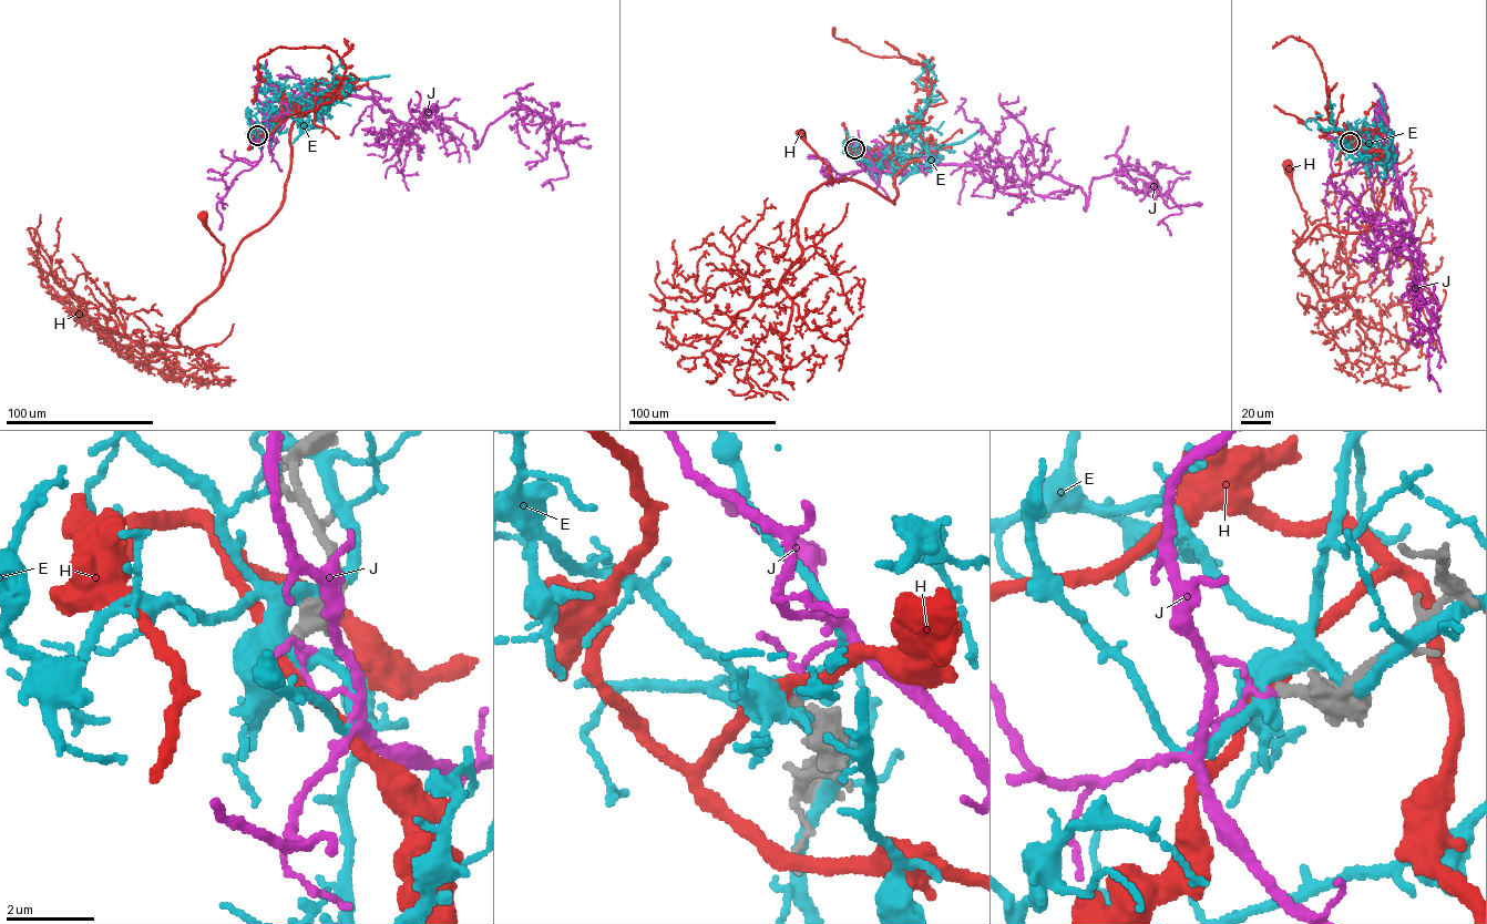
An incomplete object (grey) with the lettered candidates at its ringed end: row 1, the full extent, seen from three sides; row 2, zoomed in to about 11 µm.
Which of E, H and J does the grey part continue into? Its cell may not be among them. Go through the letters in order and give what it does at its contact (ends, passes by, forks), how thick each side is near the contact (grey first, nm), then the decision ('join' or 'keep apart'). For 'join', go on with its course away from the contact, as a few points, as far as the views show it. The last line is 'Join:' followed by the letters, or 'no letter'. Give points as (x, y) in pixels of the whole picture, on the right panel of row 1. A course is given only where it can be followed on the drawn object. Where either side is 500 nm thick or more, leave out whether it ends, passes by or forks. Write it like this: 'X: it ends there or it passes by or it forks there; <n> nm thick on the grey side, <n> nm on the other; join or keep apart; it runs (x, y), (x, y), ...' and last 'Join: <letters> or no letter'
E: it forks there; 260 nm thick on the grey side, 440 nm on the other; keep apart
H: it passes by; 260 nm thick on the grey side, 280 nm on the other; keep apart
J: it passes by; 240 nm thick on the grey side, 90 nm on the other; keep apart
Join: no letter

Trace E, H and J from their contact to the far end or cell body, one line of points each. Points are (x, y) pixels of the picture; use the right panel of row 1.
E: (1350, 142), (1372, 149), (1390, 142), (1371, 151), (1349, 130), (1323, 130), (1313, 119), (1304, 122), (1311, 130)
H: (1350, 142), (1357, 151), (1386, 156), (1383, 195), (1363, 230), (1323, 224), (1298, 246), (1305, 212), (1289, 165)
J: (1350, 142), (1365, 158), (1397, 153), (1441, 391)

